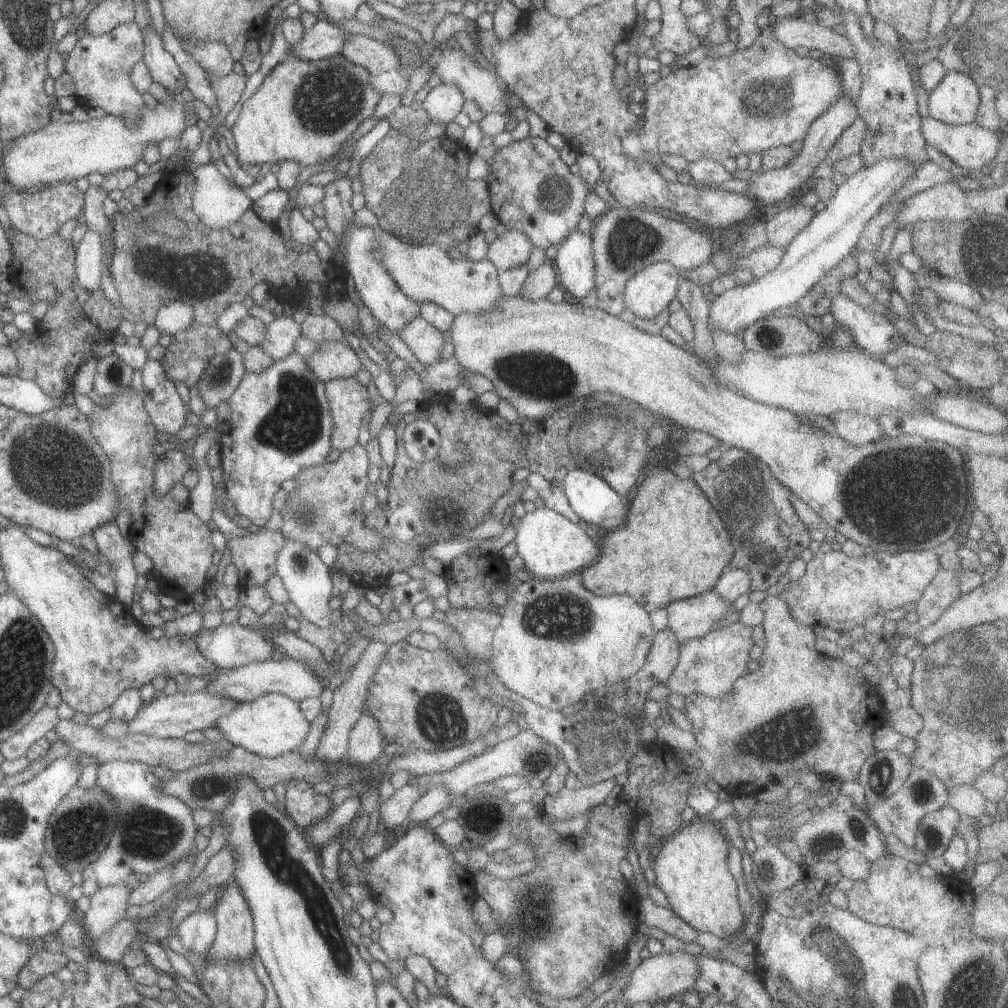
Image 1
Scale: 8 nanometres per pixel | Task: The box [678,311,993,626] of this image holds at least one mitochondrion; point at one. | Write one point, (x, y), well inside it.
(912, 508)

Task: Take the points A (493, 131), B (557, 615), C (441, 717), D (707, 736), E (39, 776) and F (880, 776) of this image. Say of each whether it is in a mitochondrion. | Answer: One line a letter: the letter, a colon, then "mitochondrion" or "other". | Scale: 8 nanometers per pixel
A: other
B: mitochondrion
C: mitochondrion
D: other
E: other
F: mitochondrion

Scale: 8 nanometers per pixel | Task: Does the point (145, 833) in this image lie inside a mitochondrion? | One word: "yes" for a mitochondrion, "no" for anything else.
yes

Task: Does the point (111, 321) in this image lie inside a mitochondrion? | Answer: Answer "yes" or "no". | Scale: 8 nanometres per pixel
no

